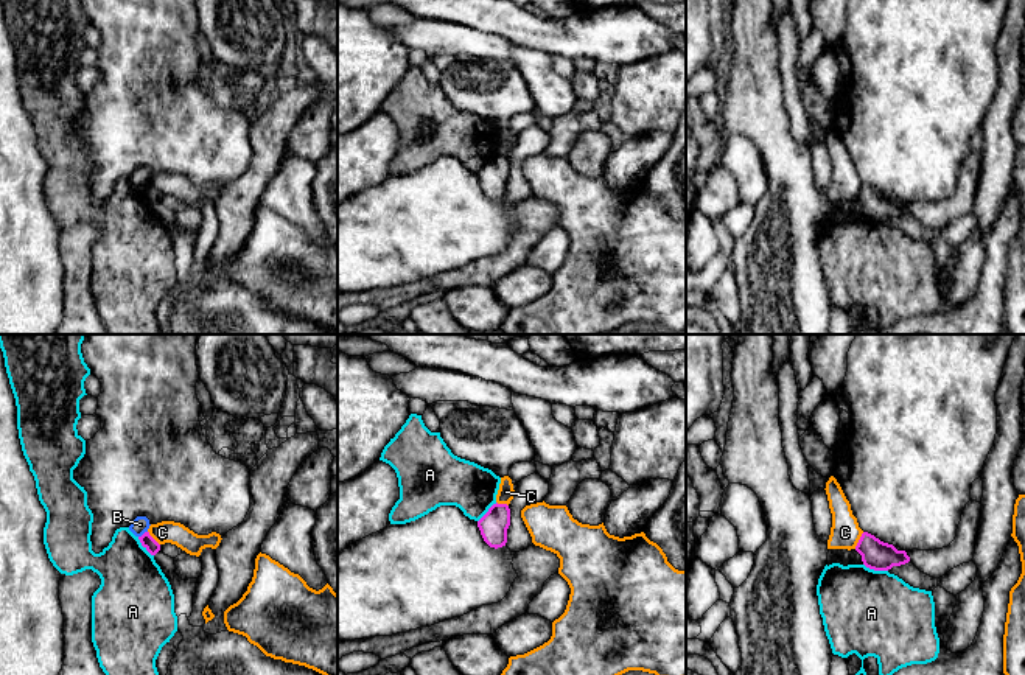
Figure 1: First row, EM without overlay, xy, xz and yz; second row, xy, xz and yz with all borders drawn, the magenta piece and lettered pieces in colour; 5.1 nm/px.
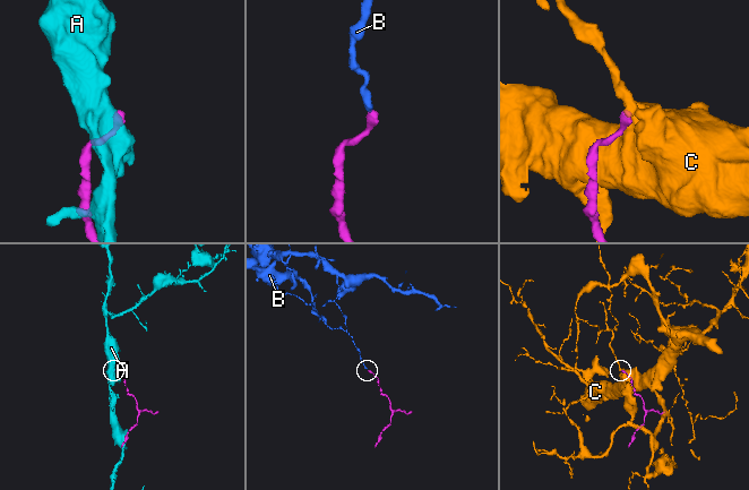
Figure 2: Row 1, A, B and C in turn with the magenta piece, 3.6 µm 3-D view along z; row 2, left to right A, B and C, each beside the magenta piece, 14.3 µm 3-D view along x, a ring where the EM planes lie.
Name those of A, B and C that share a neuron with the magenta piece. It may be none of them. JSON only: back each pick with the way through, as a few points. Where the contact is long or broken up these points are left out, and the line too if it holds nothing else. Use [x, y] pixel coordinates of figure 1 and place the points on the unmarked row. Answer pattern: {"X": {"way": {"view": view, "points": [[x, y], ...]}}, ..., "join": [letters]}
{"join": []}

